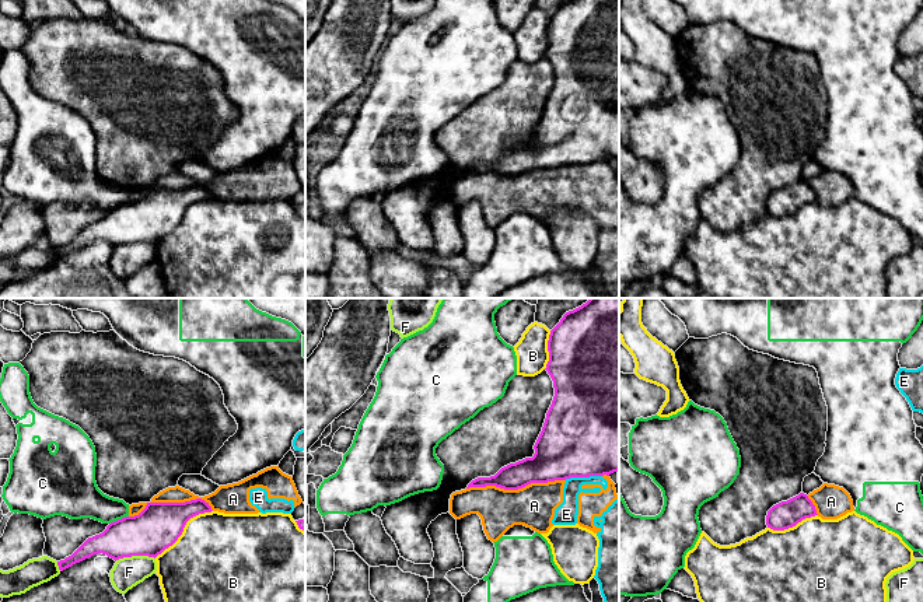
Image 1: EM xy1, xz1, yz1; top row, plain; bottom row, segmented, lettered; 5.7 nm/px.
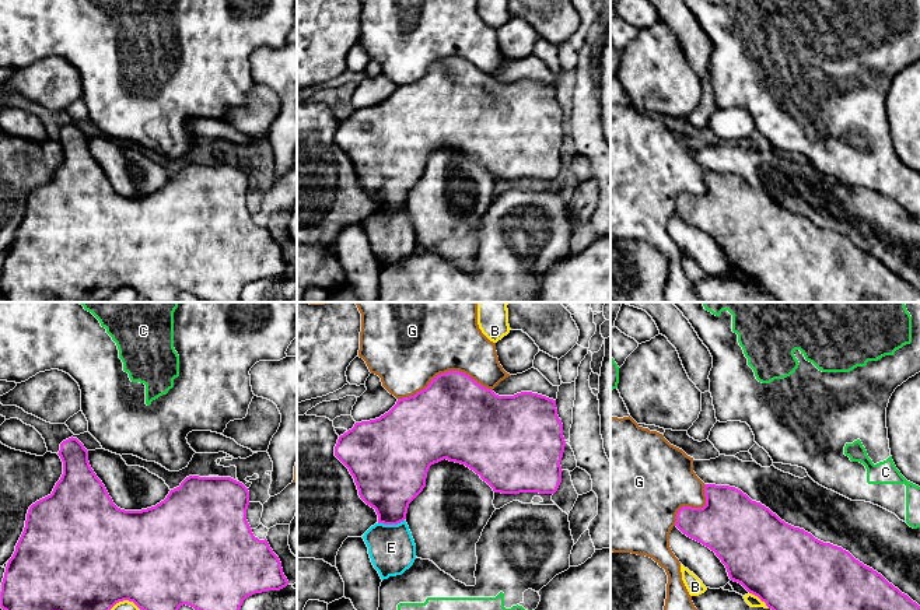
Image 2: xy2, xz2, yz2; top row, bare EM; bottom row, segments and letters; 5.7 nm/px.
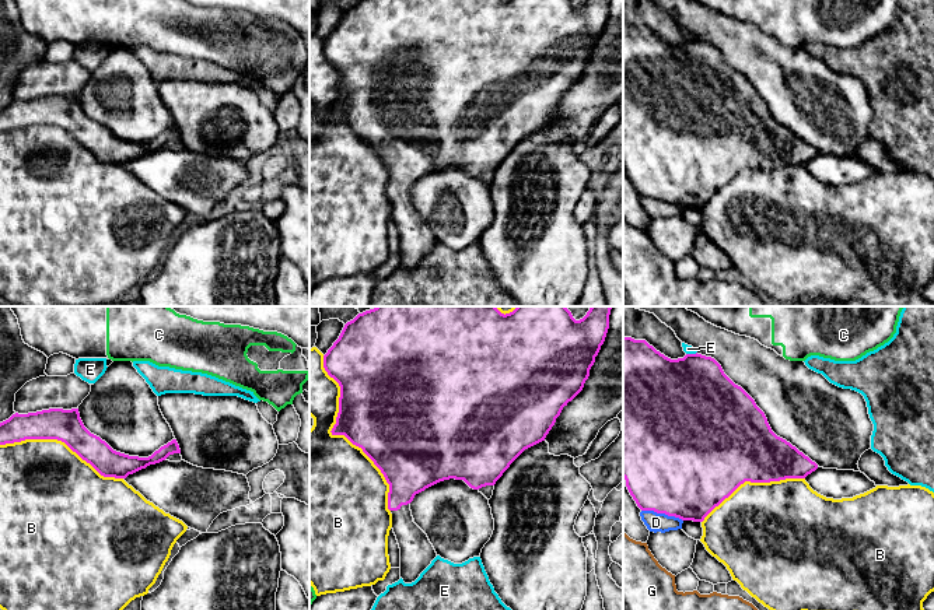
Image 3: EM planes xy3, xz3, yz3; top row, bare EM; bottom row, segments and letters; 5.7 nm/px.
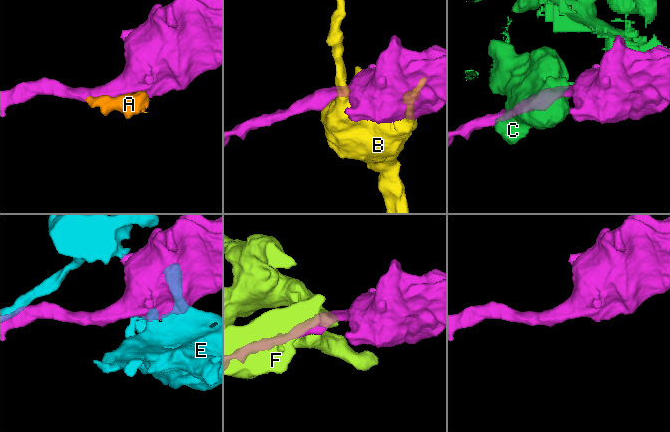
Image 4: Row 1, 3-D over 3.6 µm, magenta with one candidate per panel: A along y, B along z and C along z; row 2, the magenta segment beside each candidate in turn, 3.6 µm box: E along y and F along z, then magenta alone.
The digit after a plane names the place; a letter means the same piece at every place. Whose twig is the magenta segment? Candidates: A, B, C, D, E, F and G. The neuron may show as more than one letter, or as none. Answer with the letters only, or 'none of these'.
none of these

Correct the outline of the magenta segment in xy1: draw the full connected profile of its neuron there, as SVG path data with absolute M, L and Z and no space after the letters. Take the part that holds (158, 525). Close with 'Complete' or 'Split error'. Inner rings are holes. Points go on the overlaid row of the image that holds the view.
M202 498L185 503L147 503L134 517L111 522L106 529L88 538L71 556L57 561L63 571L94 554L102 553L115 561L132 556L157 557L182 535L186 522L211 507Z. Complete

